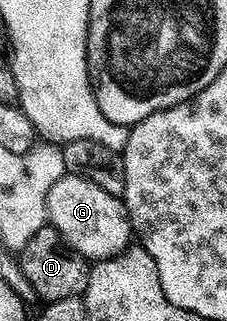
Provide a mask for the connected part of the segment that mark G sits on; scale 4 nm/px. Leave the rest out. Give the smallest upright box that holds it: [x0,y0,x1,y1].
[47,173,133,261]

